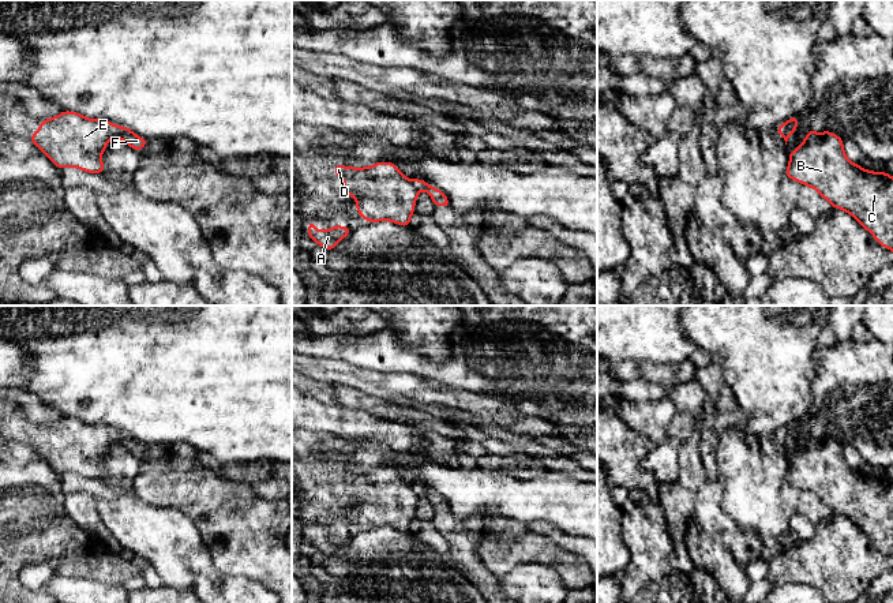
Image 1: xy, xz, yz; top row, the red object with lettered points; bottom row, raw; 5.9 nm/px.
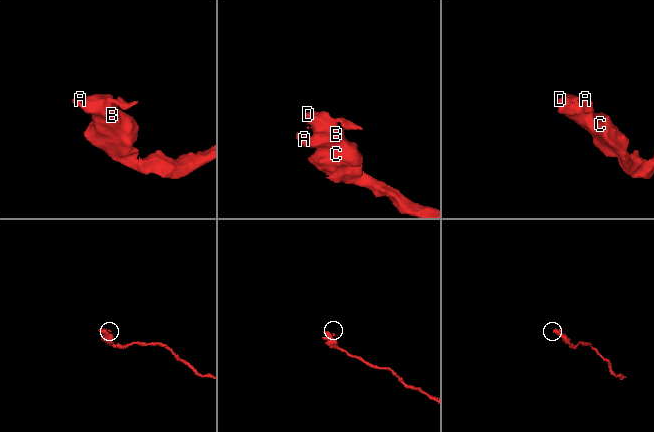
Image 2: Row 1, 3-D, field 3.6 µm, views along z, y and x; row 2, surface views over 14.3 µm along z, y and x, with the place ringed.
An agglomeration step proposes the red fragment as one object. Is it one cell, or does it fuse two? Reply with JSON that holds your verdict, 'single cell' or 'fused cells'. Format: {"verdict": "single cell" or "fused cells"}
{"verdict": "fused cells"}

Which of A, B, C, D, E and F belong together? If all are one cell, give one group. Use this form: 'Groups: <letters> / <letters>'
Groups: A B C D E / F

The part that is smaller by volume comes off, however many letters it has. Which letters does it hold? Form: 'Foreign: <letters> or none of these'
Foreign: F

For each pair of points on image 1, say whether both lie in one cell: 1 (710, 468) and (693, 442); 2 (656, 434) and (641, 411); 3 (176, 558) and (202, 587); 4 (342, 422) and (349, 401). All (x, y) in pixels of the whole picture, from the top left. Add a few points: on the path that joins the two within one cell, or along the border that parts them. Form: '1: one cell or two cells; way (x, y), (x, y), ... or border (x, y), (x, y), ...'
1: two cells; border (698, 422), (701, 463), (709, 480)
2: one cell; way (656, 429), (646, 416)
3: two cells; border (222, 575), (218, 583), (197, 576), (191, 588)
4: two cells; border (337, 403), (345, 407), (366, 409), (376, 416)

